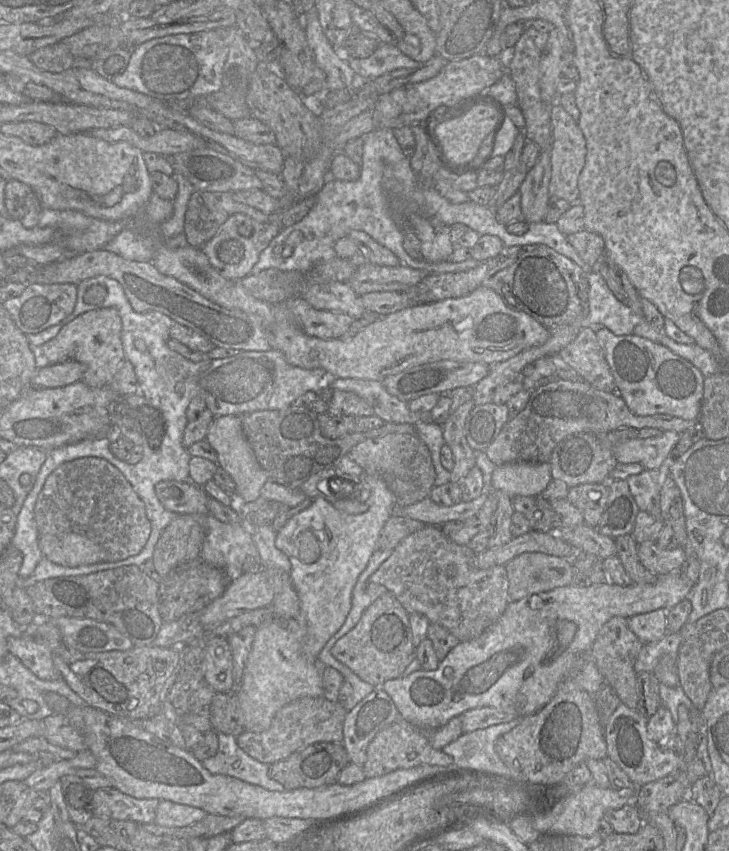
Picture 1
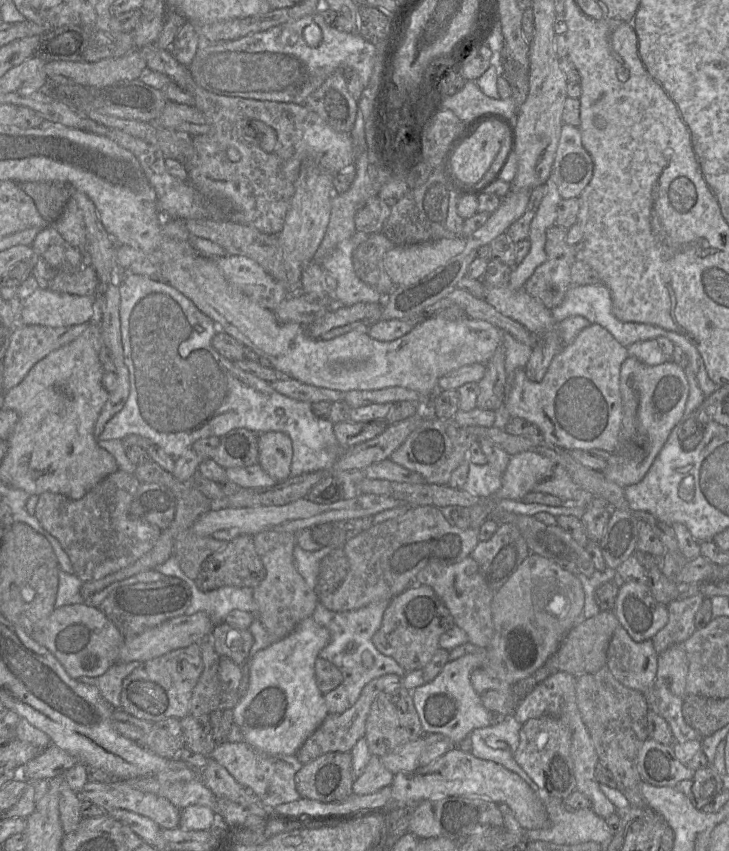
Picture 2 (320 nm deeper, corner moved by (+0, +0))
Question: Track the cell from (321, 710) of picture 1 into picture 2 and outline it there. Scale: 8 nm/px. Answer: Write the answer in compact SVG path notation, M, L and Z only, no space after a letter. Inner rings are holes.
M386 674L371 680L364 686L356 703L340 714L329 713L316 731L303 743L296 758L304 765L329 752L351 752L359 739L365 737L366 721L375 698L384 690L398 687L402 678L396 674Z

